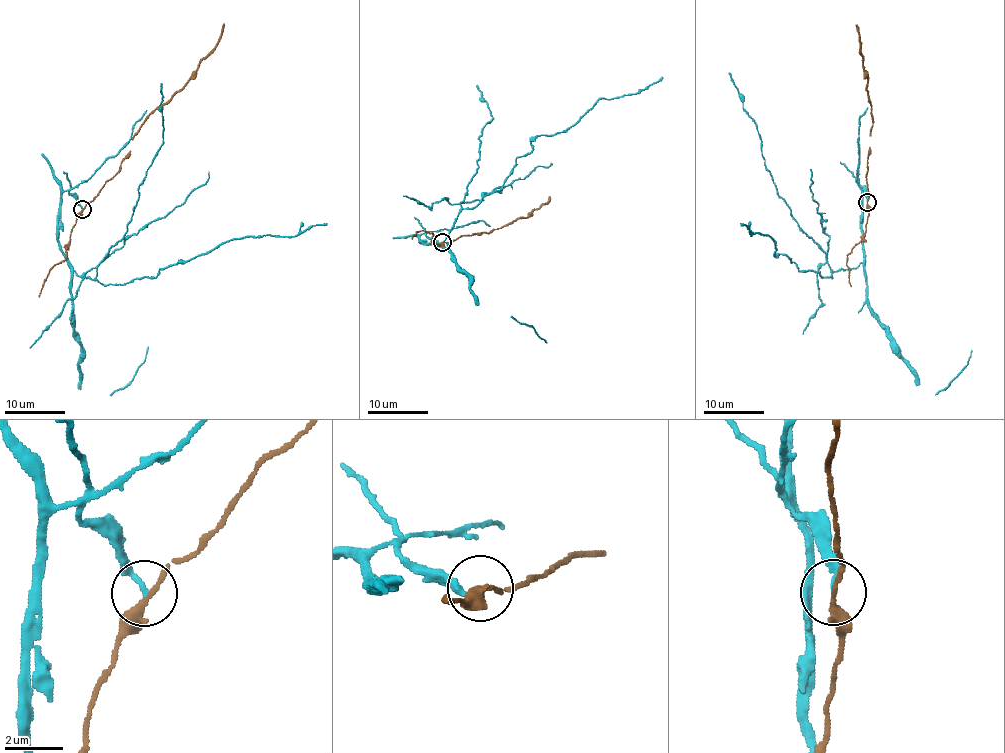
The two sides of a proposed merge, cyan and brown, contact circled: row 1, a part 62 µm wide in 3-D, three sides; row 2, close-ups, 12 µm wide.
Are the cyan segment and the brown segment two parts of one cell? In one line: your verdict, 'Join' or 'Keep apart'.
Keep apart

